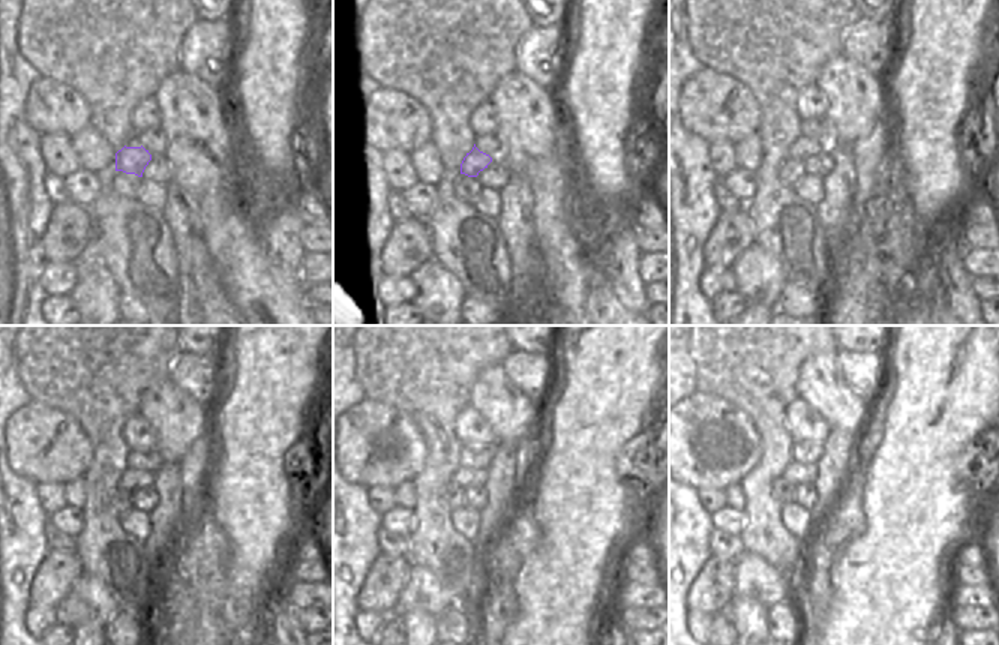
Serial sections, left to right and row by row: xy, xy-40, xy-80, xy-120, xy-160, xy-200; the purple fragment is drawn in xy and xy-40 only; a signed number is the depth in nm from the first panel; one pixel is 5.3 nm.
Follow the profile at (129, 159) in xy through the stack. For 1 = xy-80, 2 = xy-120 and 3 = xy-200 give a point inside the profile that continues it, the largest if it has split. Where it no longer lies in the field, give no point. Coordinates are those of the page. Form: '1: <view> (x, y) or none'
1: xy-80 (804, 146)
2: xy-120 (131, 479)
3: xy-200 (795, 473)

